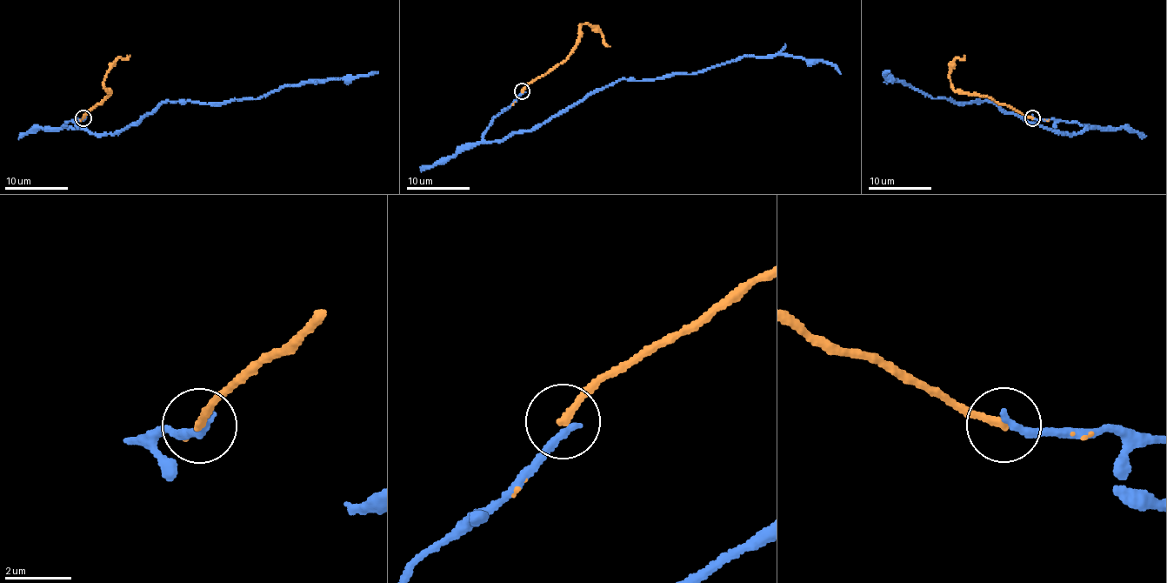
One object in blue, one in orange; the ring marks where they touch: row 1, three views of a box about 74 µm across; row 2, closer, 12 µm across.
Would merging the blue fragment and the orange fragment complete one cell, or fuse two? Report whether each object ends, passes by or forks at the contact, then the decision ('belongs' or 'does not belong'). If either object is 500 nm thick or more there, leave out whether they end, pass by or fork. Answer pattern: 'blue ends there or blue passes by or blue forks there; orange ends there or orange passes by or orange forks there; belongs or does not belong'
blue ends there; orange ends there; belongs

